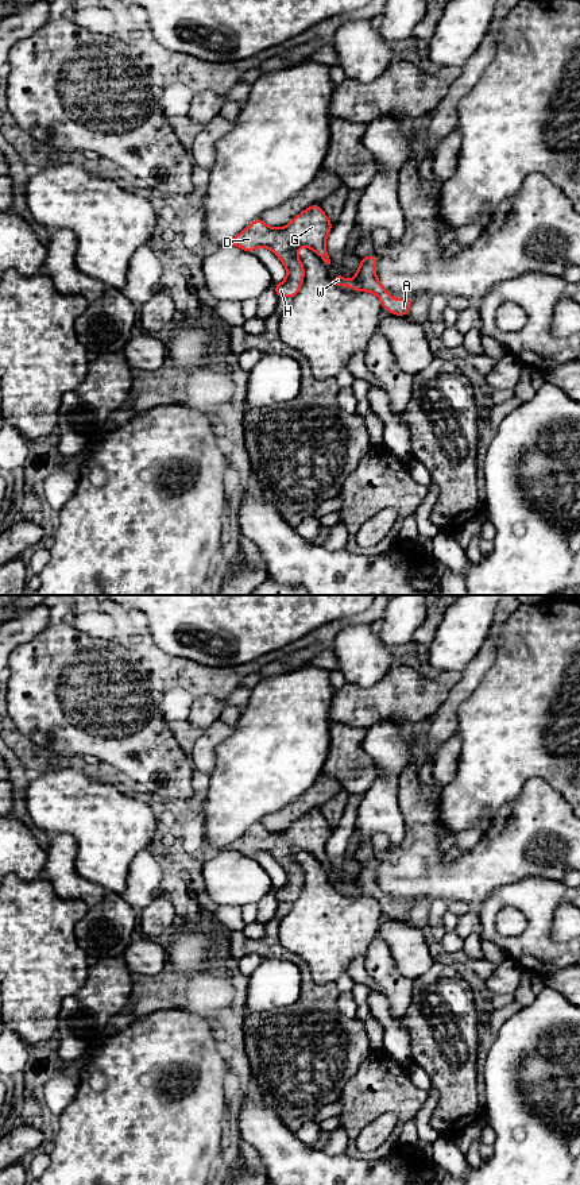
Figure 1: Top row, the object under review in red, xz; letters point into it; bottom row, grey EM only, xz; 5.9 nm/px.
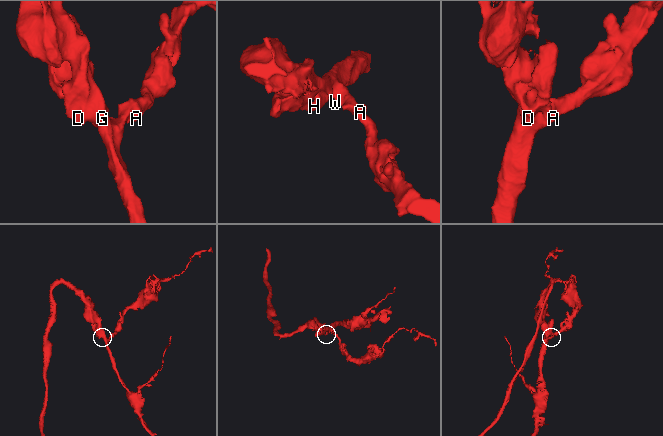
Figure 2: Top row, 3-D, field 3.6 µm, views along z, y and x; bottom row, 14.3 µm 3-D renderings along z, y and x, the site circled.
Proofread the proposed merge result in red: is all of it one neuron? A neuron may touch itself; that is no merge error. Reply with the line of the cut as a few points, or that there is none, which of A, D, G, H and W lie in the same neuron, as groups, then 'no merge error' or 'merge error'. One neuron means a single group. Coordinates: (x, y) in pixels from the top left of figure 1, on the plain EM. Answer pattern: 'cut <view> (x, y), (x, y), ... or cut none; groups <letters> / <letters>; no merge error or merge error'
cut none; groups A D G H W; no merge error

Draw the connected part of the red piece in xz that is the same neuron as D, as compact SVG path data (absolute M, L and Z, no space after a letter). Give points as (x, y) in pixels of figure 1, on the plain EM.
M320 808L310 810L282 833L270 833L260 822L232 842L227 850L236 850L254 857L258 852L270 853L285 869L287 881L282 888L272 889L278 903L294 903L305 883L303 868L297 861L299 852L310 852L326 869L330 864L325 852L333 827Z

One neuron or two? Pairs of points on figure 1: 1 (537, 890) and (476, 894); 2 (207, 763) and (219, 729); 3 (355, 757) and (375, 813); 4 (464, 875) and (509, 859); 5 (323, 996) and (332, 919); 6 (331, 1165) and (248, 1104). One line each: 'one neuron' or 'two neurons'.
1: two neurons
2: one neuron
3: two neurons
4: one neuron
5: two neurons
6: one neuron

